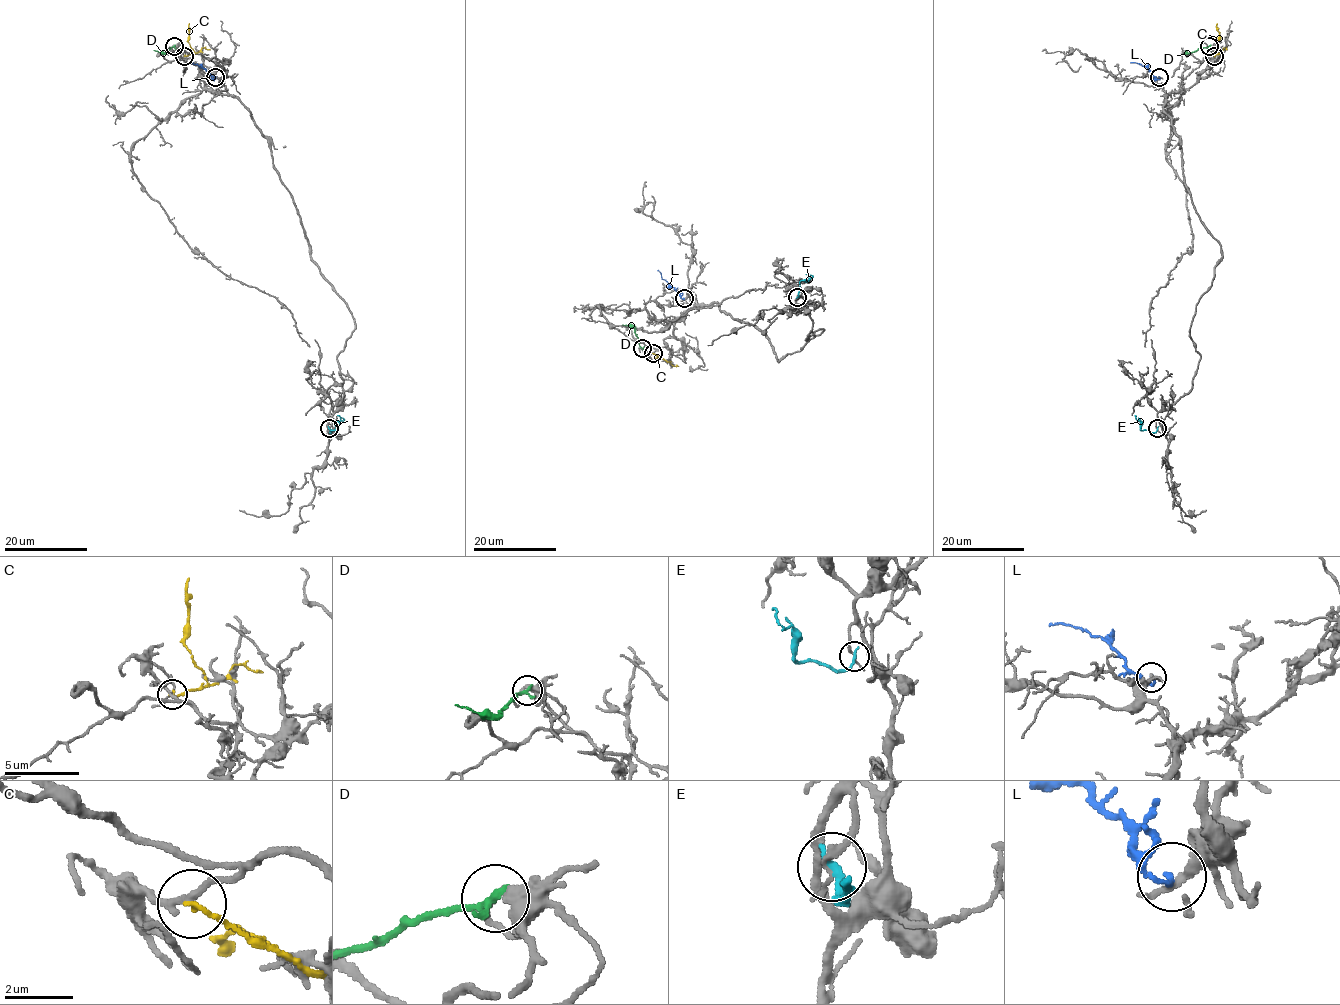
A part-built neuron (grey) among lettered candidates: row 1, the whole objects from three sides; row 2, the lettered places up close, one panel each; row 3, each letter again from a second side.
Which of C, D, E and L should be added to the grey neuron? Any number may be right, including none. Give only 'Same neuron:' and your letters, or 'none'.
Same neuron: none

